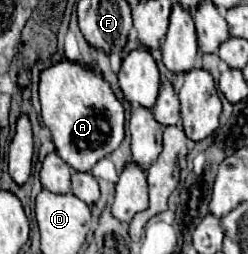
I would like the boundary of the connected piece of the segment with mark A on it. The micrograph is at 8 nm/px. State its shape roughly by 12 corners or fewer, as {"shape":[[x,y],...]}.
{"shape":[[71,61],[39,81],[41,117],[75,171],[123,141],[109,83]]}

